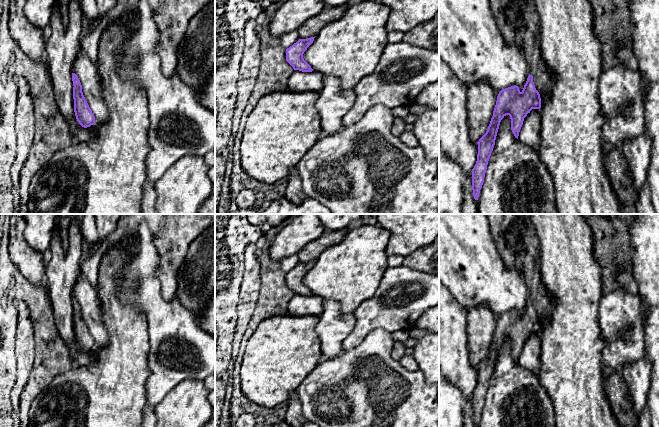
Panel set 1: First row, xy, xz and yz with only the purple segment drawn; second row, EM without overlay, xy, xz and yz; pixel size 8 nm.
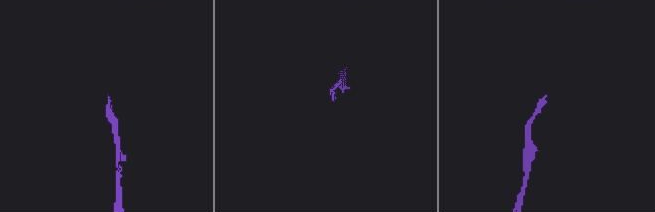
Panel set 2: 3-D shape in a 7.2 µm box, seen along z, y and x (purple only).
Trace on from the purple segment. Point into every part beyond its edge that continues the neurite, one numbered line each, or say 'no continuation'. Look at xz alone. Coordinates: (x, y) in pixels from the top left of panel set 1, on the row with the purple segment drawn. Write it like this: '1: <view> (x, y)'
no continuation

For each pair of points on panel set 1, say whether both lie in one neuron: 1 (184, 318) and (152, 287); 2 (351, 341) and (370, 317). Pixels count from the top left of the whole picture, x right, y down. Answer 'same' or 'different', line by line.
1: same
2: same

